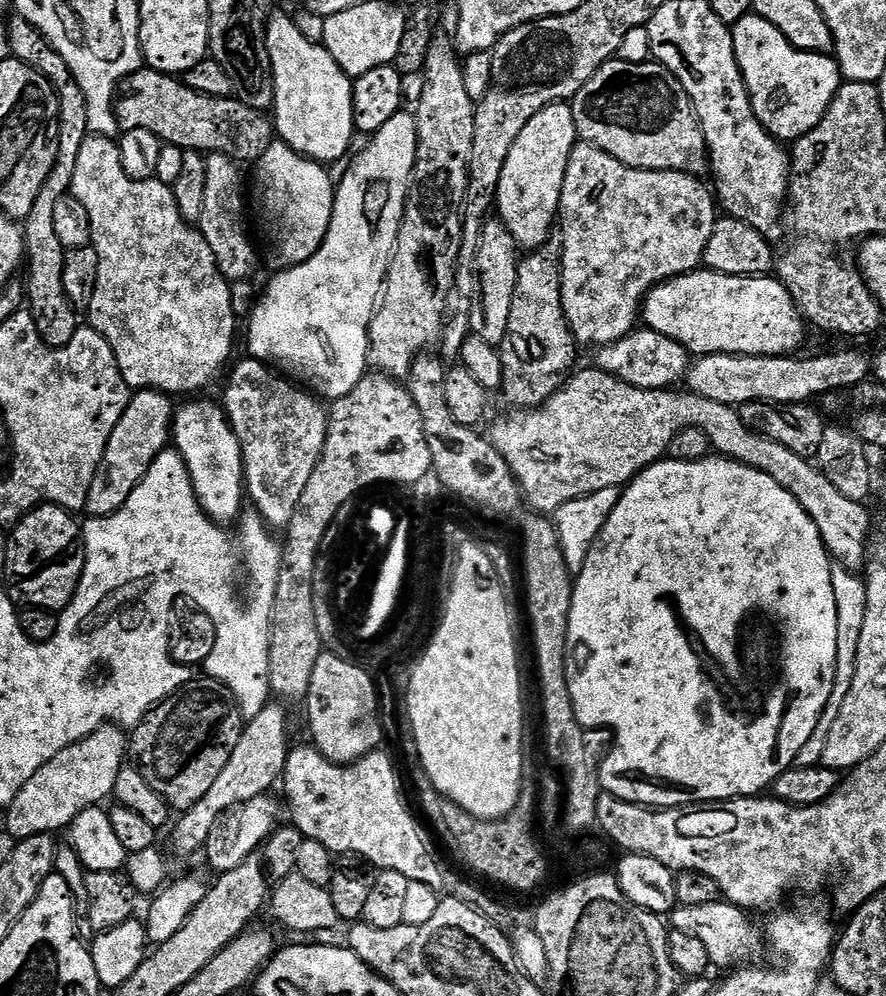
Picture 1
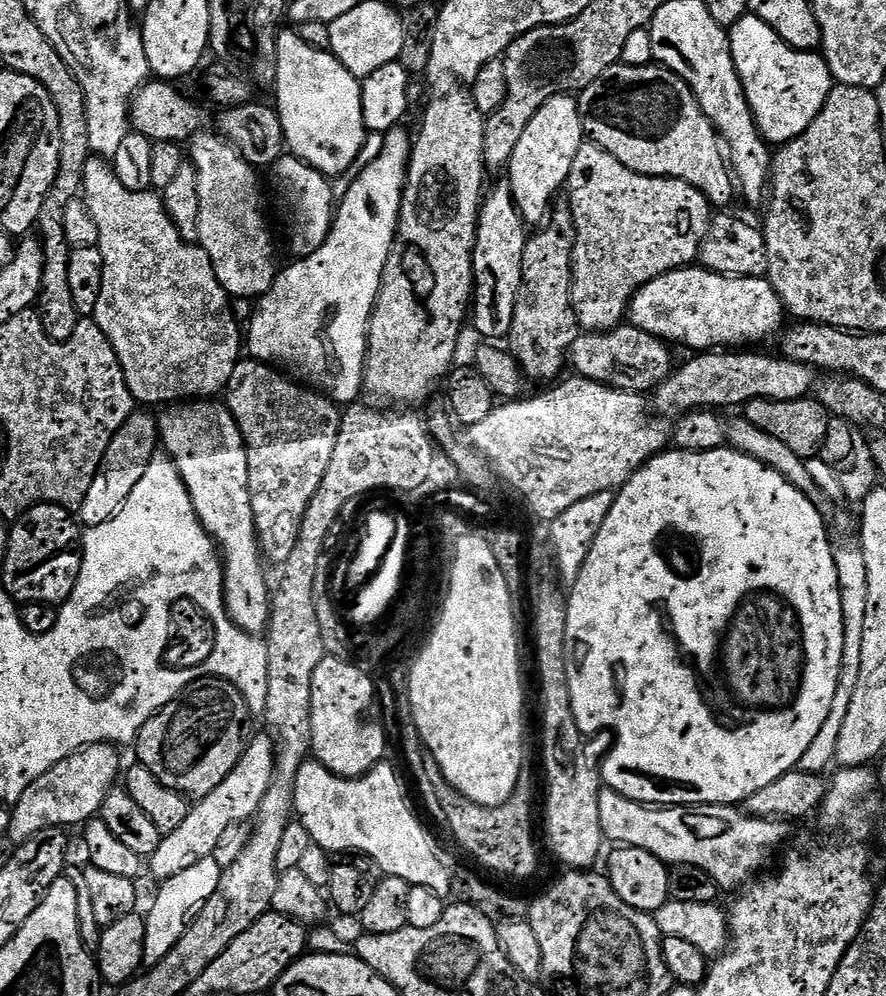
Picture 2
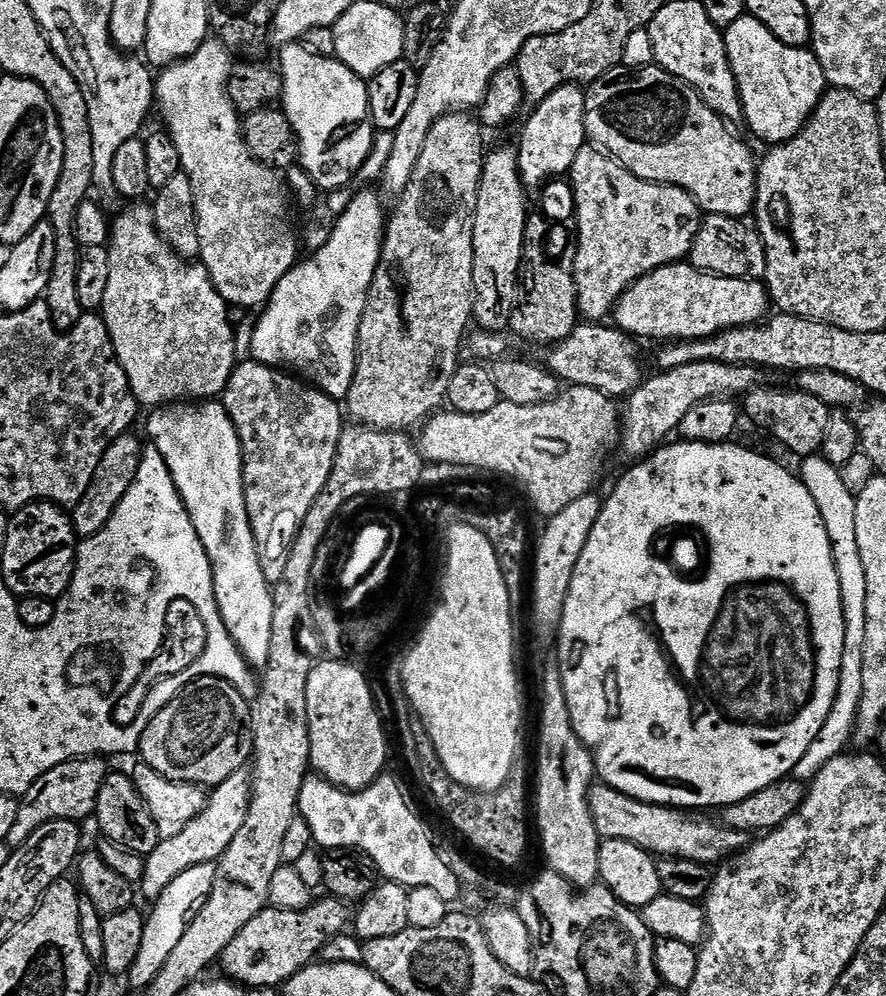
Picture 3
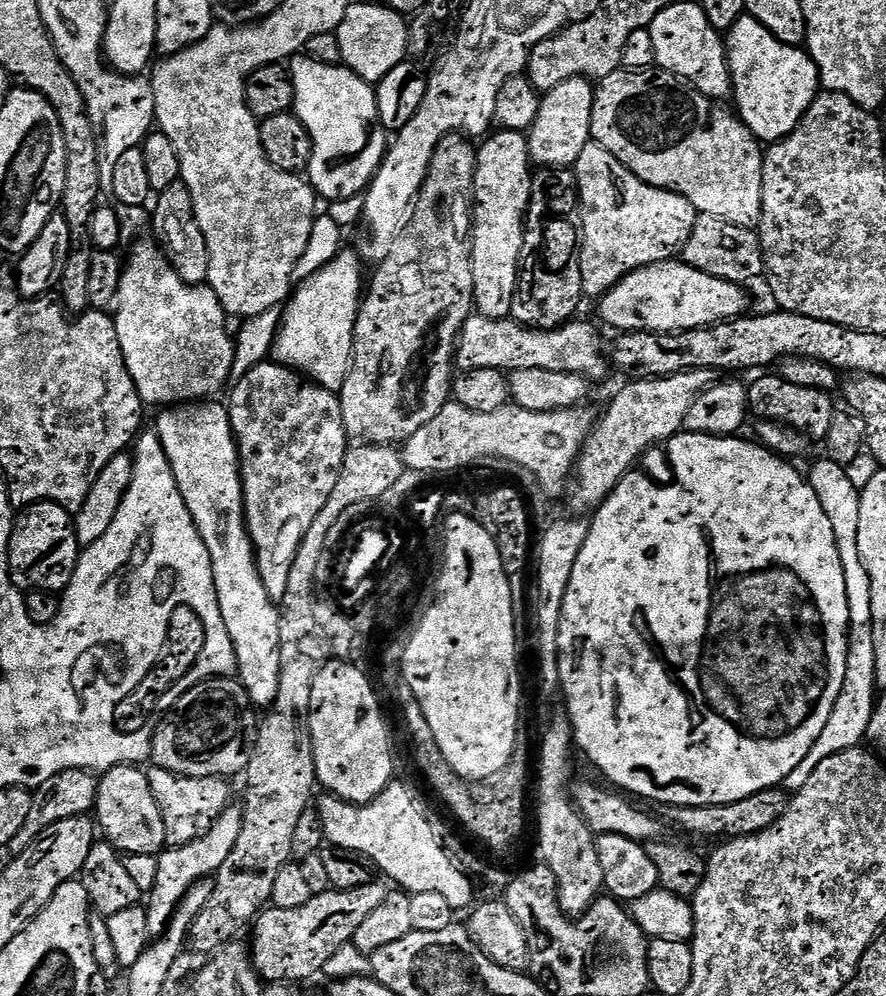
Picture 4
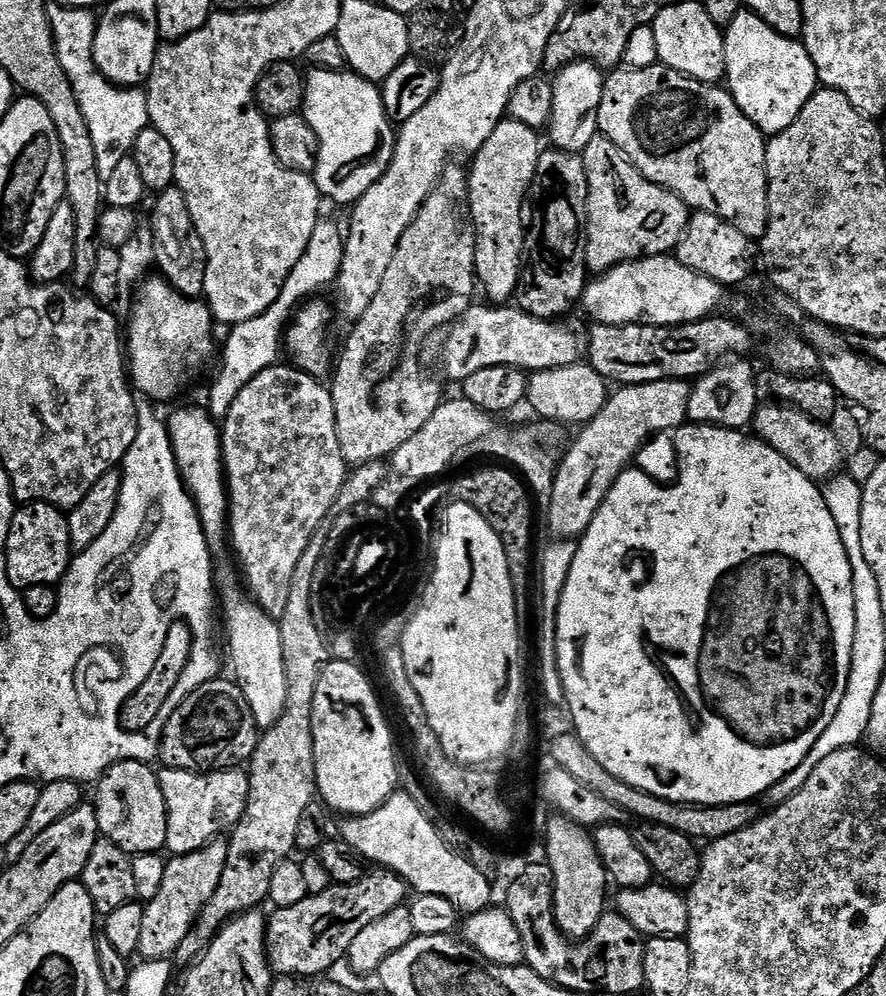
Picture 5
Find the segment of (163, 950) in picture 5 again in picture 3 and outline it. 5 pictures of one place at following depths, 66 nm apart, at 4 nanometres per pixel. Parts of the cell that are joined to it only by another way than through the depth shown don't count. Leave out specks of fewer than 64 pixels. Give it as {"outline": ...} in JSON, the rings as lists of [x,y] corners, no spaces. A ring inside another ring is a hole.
{"outline":[[[241,770],[230,774],[226,782],[217,784],[207,797],[202,814],[182,830],[175,838],[161,840],[156,849],[144,861],[144,878],[138,888],[141,893],[155,902],[160,895],[182,874],[182,870],[190,870],[190,866],[199,864],[216,864],[220,855],[234,842],[238,830],[242,830],[242,822],[246,822],[246,814],[252,801],[252,777],[247,771]],[[144,891],[144,892],[143,892]]]}

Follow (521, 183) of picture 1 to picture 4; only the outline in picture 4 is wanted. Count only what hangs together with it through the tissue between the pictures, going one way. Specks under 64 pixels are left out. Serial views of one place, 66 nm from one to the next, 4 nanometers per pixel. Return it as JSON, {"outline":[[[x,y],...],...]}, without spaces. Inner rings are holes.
{"outline":[[[579,76],[570,78],[554,90],[543,93],[538,110],[538,118],[534,118],[528,137],[528,155],[533,165],[546,168],[567,168],[575,165],[578,154],[592,140],[592,107],[594,106],[593,81]]]}

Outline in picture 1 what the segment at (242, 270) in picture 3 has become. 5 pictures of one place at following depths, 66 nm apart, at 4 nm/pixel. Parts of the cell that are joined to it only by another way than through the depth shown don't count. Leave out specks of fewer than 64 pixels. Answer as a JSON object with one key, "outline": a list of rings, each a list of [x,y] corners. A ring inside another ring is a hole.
{"outline":[[[209,155],[206,159],[206,199],[199,222],[200,233],[210,242],[218,270],[230,282],[248,280],[256,272],[256,248],[248,237],[244,221],[244,196],[240,193],[240,172],[229,156]]]}

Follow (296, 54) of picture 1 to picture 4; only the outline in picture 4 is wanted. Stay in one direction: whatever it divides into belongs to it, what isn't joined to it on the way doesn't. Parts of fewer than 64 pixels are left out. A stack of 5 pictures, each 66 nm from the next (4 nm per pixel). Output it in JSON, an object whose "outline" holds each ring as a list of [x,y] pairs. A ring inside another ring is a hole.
{"outline":[[[307,54],[291,61],[294,86],[294,115],[312,139],[312,157],[306,179],[317,197],[325,201],[359,197],[376,177],[390,143],[389,133],[380,125],[376,90],[347,66],[323,64]]]}

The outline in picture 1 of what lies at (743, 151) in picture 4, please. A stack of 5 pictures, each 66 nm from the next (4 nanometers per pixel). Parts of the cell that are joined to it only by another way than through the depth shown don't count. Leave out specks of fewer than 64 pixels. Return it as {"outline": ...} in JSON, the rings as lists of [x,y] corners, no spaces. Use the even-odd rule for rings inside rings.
{"outline":[[[619,58],[608,60],[598,70],[598,74],[594,74],[594,78],[590,78],[590,82],[578,90],[570,103],[577,137],[583,143],[593,144],[606,154],[618,158],[618,162],[626,166],[651,172],[688,172],[691,176],[699,177],[709,171],[708,148],[704,144],[696,113],[692,111],[692,100],[686,94],[682,82],[678,82],[678,78],[674,78],[674,74],[670,74],[670,70],[660,64],[635,64]]]}

